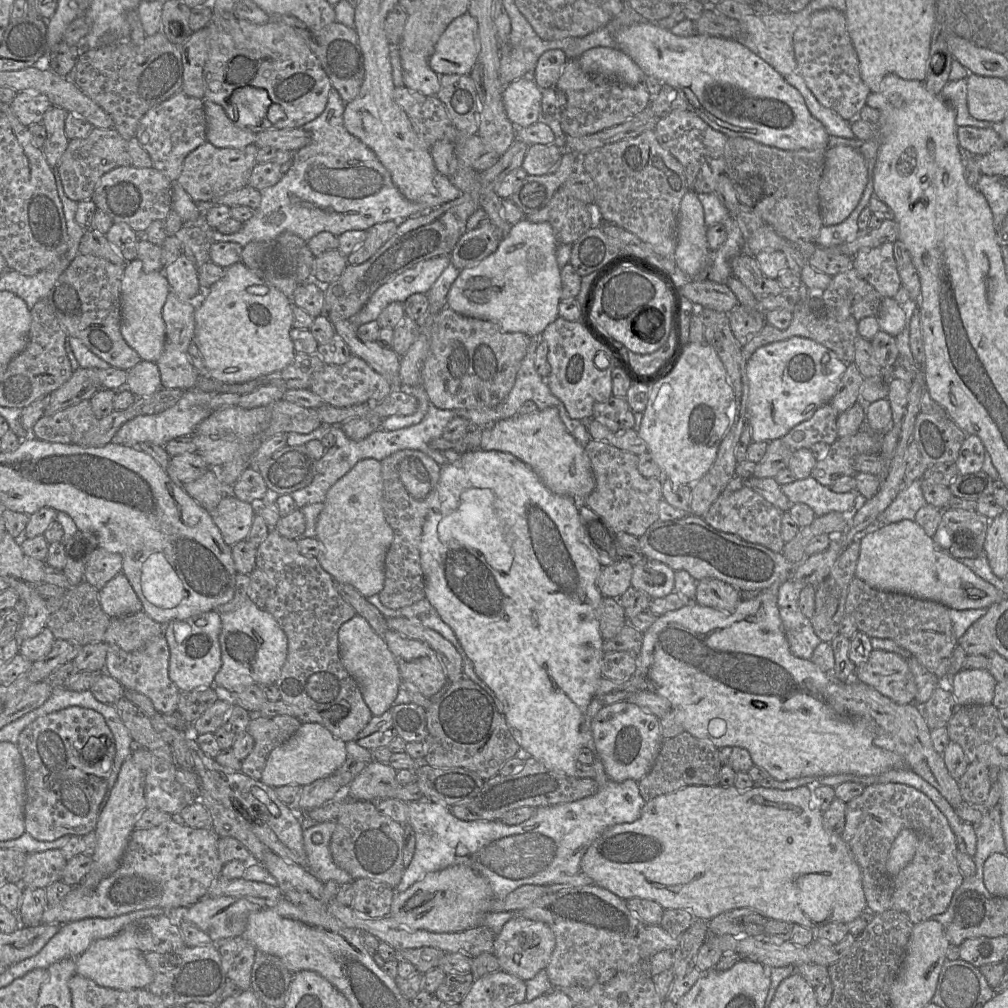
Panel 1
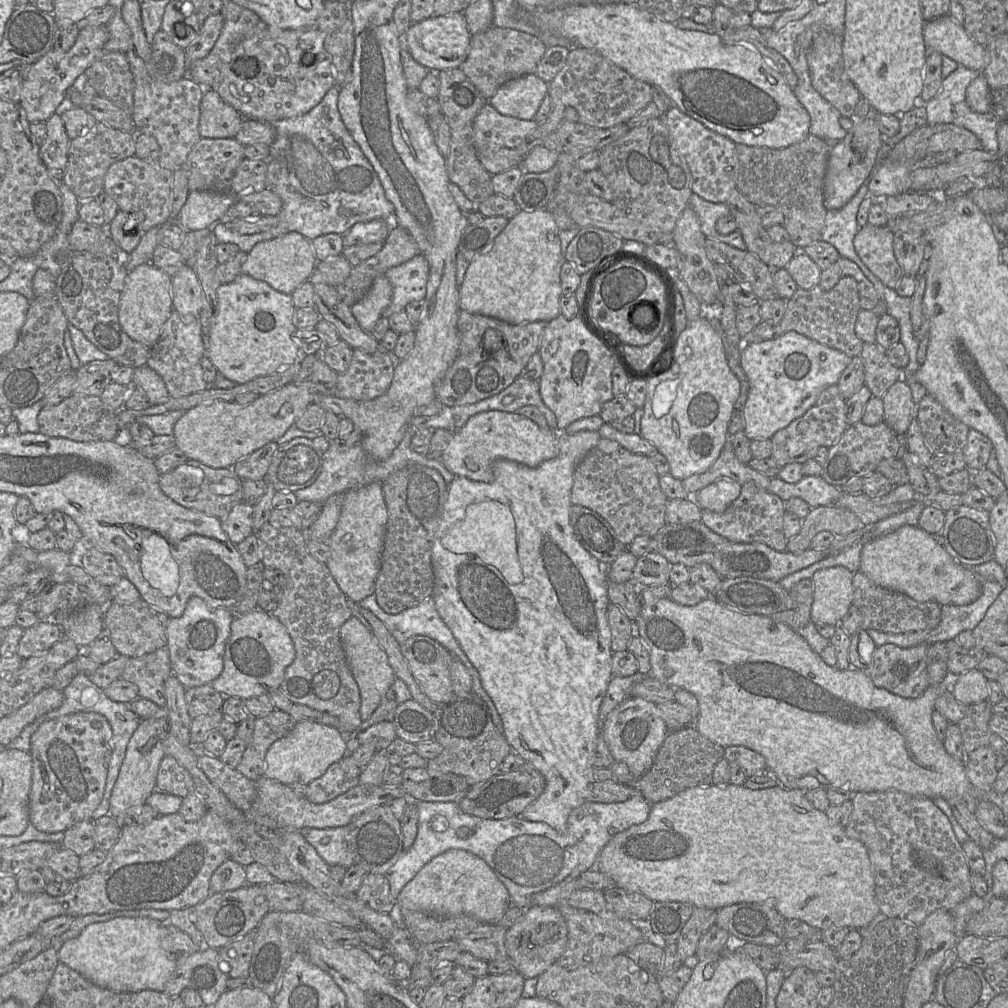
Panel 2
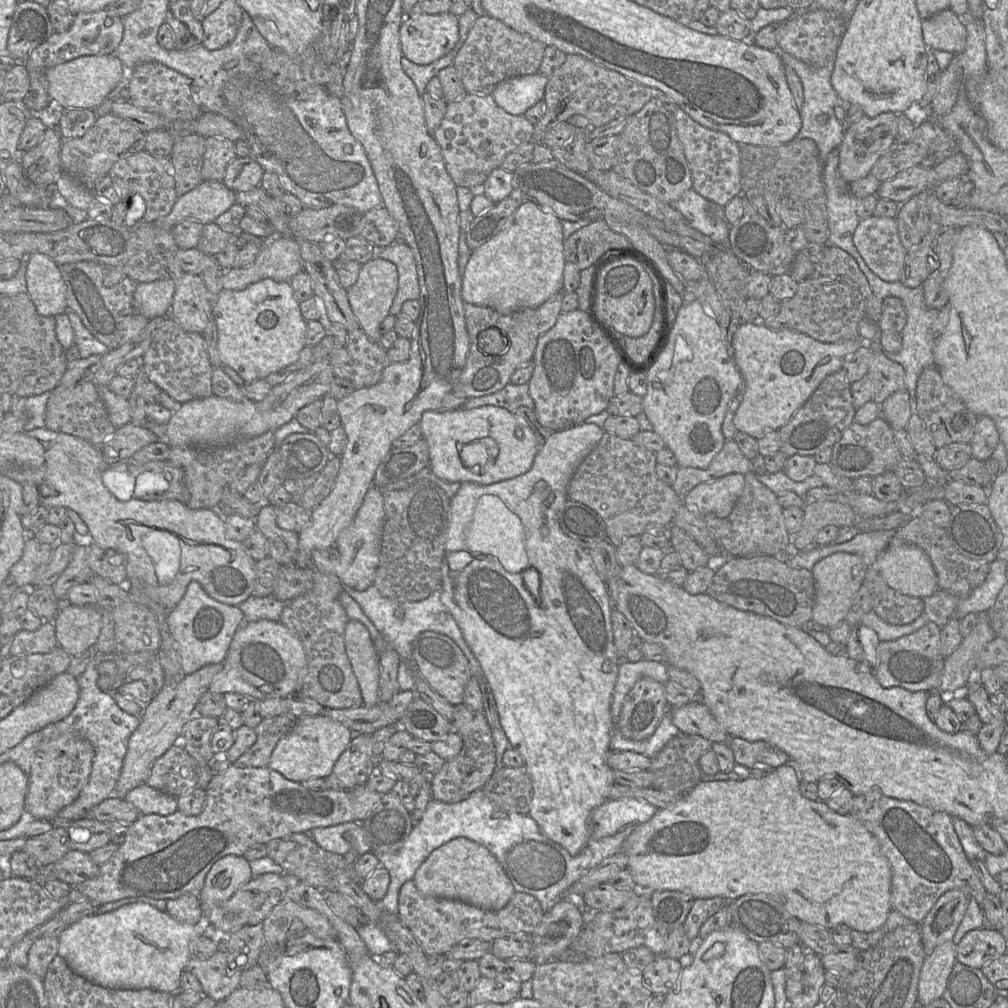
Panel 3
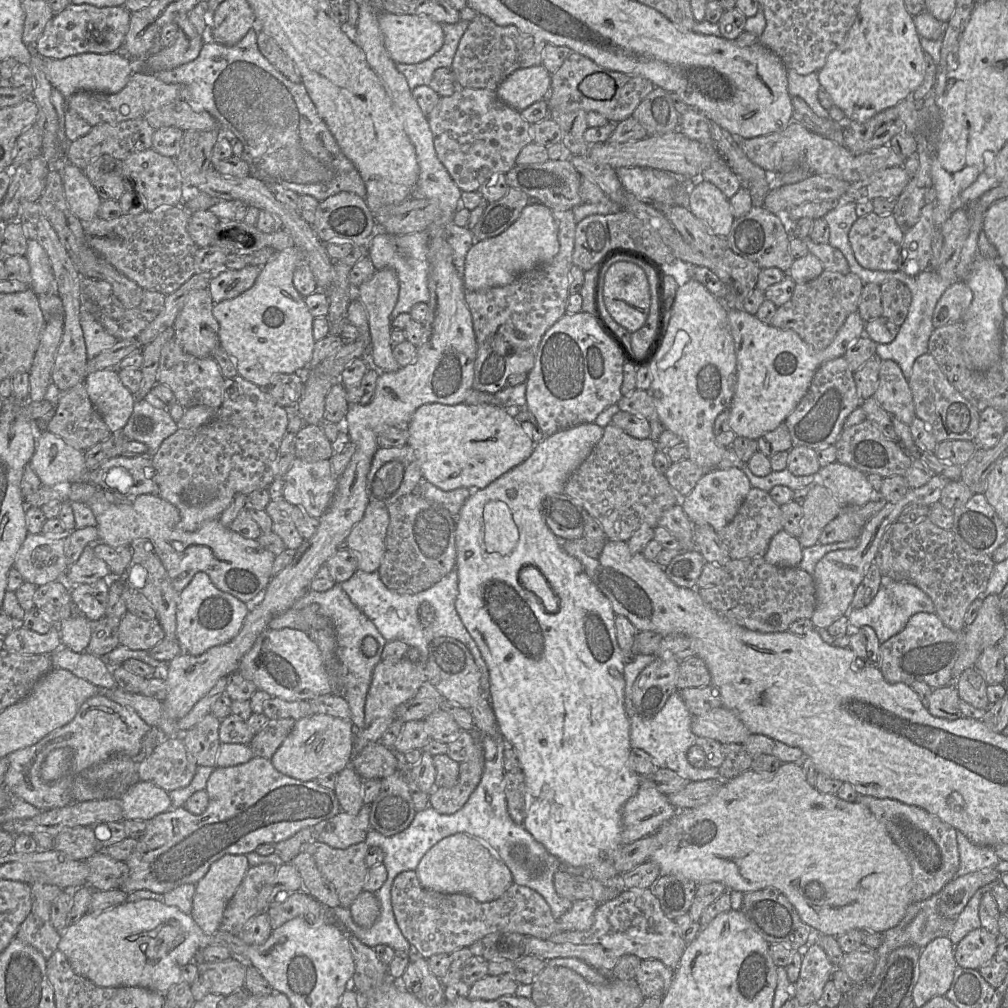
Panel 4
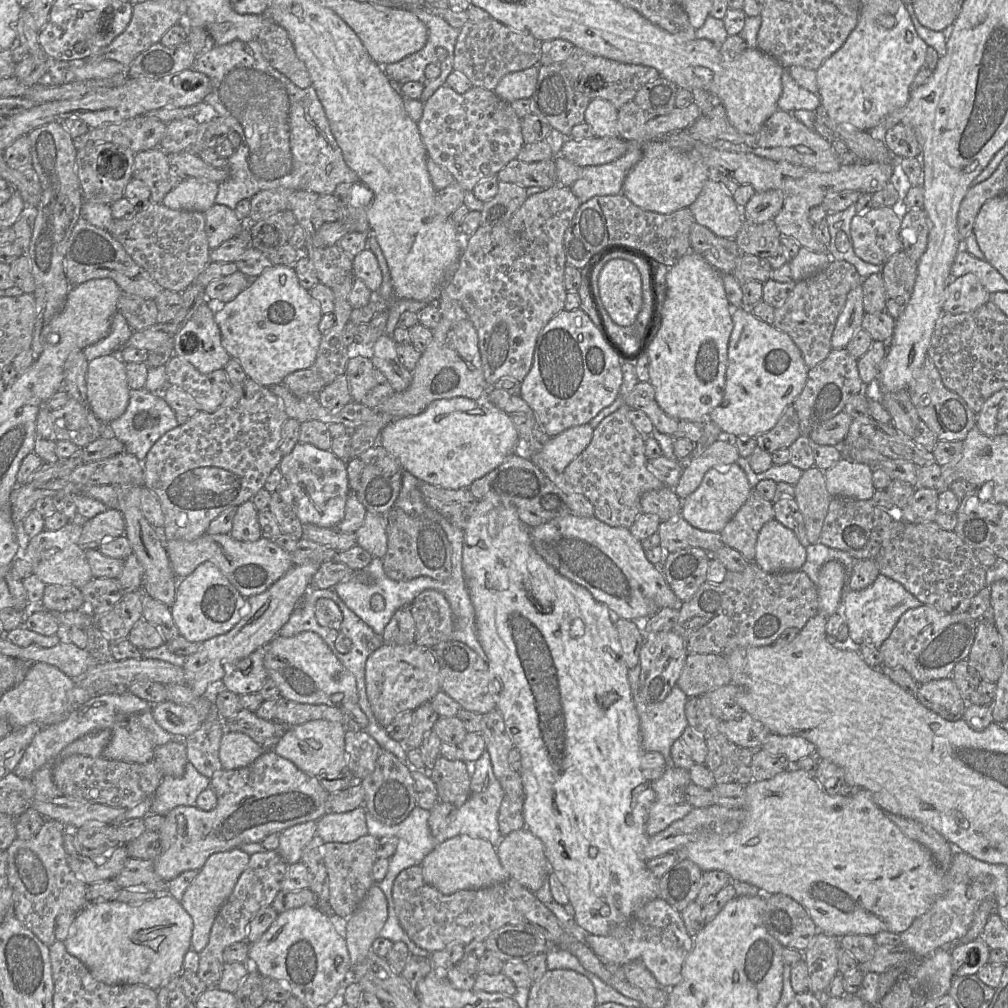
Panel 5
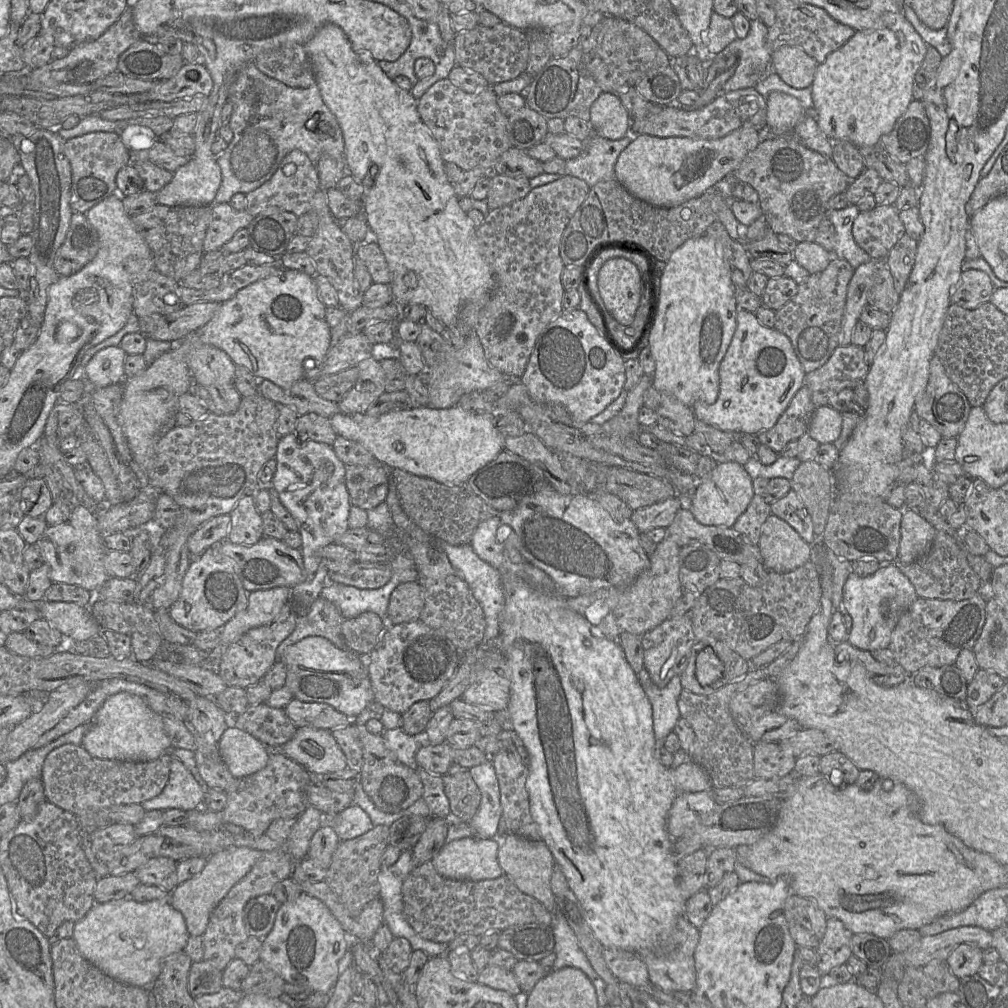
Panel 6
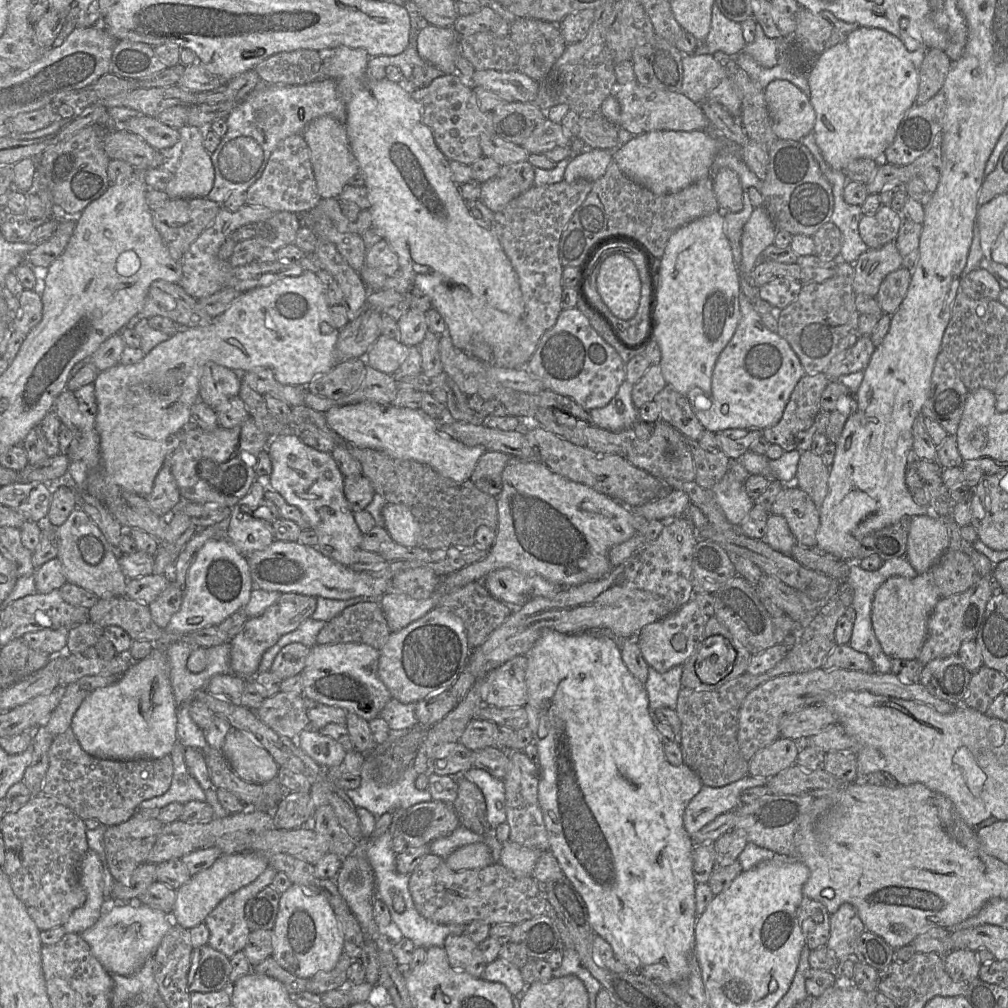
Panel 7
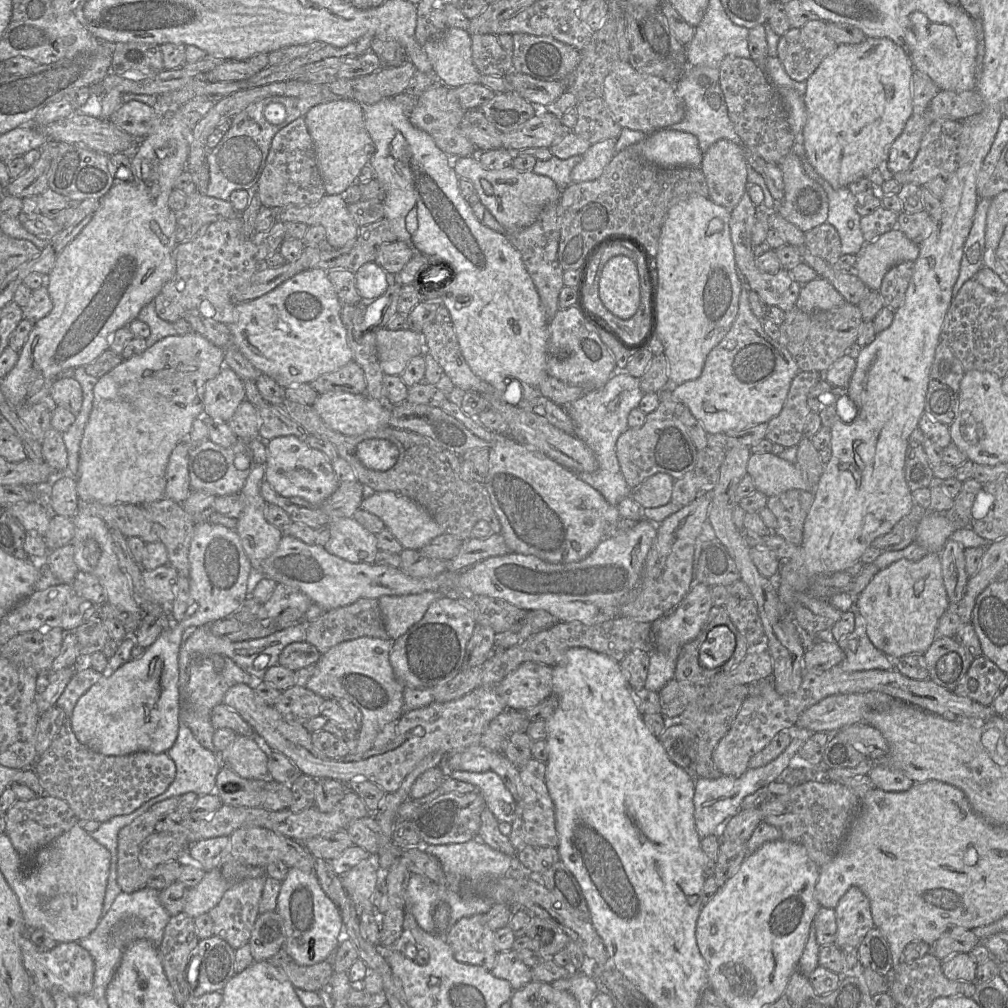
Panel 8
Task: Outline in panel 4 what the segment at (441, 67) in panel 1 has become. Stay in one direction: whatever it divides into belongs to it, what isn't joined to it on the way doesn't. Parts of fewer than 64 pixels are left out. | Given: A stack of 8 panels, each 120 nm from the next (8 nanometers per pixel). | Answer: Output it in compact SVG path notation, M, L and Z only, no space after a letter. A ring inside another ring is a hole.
M380 11L378 23L385 48L395 63L417 64L437 53L444 43L442 24L425 15L394 14Z

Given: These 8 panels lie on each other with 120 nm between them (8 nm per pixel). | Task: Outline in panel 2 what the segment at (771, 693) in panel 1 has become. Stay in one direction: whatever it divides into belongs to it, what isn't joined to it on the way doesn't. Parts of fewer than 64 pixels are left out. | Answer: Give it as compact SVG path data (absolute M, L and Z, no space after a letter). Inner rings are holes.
M708 596L695 605L685 606L674 602L671 598L660 598L653 603L643 603L638 619L634 622L635 634L639 635L649 649L651 671L650 676L674 688L682 688L692 693L698 702L698 717L693 727L712 742L724 747L744 746L760 753L766 761L766 768L779 785L785 789L813 789L840 787L856 792L873 792L897 790L914 796L930 799L942 797L961 797L967 801L977 802L990 793L980 793L967 779L963 762L949 755L943 742L939 740L932 724L932 712L936 699L948 691L954 679L959 675L947 673L943 681L929 685L917 698L903 698L886 689L876 687L868 675L861 669L847 668L840 670L836 666L824 663L820 655L795 630L784 623L768 616L746 614L731 609L719 602L714 596Z

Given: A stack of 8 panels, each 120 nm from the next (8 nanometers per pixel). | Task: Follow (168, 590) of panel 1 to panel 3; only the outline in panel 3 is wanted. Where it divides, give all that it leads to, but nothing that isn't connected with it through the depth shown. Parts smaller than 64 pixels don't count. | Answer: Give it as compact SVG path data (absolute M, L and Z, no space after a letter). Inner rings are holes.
M152 529L142 538L141 546L156 577L154 584L159 588L170 583L180 566L178 539L167 531Z

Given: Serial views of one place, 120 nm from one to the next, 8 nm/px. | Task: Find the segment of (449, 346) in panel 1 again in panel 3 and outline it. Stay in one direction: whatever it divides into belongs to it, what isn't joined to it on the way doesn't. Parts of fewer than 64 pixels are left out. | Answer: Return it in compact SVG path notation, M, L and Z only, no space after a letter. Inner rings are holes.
M561 291L539 307L520 309L508 315L500 314L489 307L464 302L464 314L470 340L470 349L465 366L459 379L454 384L452 392L459 397L475 398L502 390L510 383L511 376L518 368L533 360L538 339L556 324L559 315L562 313L561 304L563 295L564 291ZM491 327L500 329L509 339L509 347L507 347L507 351L503 354L487 355L479 349L478 337L480 333Z

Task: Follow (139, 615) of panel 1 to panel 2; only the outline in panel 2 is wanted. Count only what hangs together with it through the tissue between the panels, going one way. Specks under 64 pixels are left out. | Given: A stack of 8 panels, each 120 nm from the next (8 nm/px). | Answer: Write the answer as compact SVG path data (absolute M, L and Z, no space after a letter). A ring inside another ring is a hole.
M142 599L132 604L110 602L104 609L104 627L109 631L111 642L118 655L141 658L167 646L169 617Z

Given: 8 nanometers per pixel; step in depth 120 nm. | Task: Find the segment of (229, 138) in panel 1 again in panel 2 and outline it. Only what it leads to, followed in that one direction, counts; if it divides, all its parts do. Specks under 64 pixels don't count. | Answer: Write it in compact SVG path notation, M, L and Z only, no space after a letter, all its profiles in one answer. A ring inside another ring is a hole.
M203 92L199 120L201 138L235 138L242 121L242 116L224 102L217 92Z

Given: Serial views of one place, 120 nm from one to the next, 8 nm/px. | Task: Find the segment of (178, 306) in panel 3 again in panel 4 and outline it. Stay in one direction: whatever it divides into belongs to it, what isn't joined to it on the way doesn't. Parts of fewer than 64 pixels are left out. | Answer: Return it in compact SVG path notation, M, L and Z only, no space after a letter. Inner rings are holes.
M209 287L195 291L187 299L176 316L173 327L175 338L184 352L198 358L213 357L214 349L220 345L219 323L213 315L213 300Z

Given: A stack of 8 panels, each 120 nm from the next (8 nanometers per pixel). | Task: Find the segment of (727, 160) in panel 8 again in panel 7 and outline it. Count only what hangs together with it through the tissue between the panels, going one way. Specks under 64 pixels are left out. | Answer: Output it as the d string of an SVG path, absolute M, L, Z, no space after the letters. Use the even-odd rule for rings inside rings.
M721 168L712 175L713 191L719 209L724 213L735 213L743 209L743 188L733 170Z

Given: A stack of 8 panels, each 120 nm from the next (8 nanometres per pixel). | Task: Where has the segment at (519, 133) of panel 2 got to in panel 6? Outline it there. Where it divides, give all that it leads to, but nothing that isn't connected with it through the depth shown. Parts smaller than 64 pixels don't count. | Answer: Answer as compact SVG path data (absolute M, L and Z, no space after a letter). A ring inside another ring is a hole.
M446 78L434 83L418 100L420 118L439 144L444 162L452 162L463 171L482 168L490 172L496 160L513 147L507 131L508 117L501 112L497 105L497 98L492 87L474 93L466 93Z

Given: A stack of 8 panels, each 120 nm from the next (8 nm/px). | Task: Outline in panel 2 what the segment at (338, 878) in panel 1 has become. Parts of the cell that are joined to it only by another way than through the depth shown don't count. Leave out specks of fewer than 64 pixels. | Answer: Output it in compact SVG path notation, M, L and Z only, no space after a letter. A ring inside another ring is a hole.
M347 826L311 828L305 839L330 867L341 865L348 869L354 864L353 853L348 847L349 831Z

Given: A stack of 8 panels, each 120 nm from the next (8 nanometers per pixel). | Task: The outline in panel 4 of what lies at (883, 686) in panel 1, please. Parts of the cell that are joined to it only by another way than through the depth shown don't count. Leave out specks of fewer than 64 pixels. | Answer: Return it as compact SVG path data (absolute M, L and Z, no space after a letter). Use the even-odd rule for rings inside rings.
M920 612L912 615L905 628L880 644L879 669L889 683L924 682L933 689L949 685L952 669L963 648L964 631L946 627L936 613Z

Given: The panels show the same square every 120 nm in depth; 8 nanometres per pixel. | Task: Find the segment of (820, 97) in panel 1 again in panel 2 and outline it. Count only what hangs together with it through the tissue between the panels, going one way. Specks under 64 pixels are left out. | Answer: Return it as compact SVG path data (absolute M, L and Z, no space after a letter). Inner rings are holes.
M821 30L813 37L811 47L807 53L807 62L813 88L833 105L841 114L855 125L864 117L854 115L854 108L859 101L861 94L855 85L844 73L844 63L842 55L843 37L834 35L826 30Z

